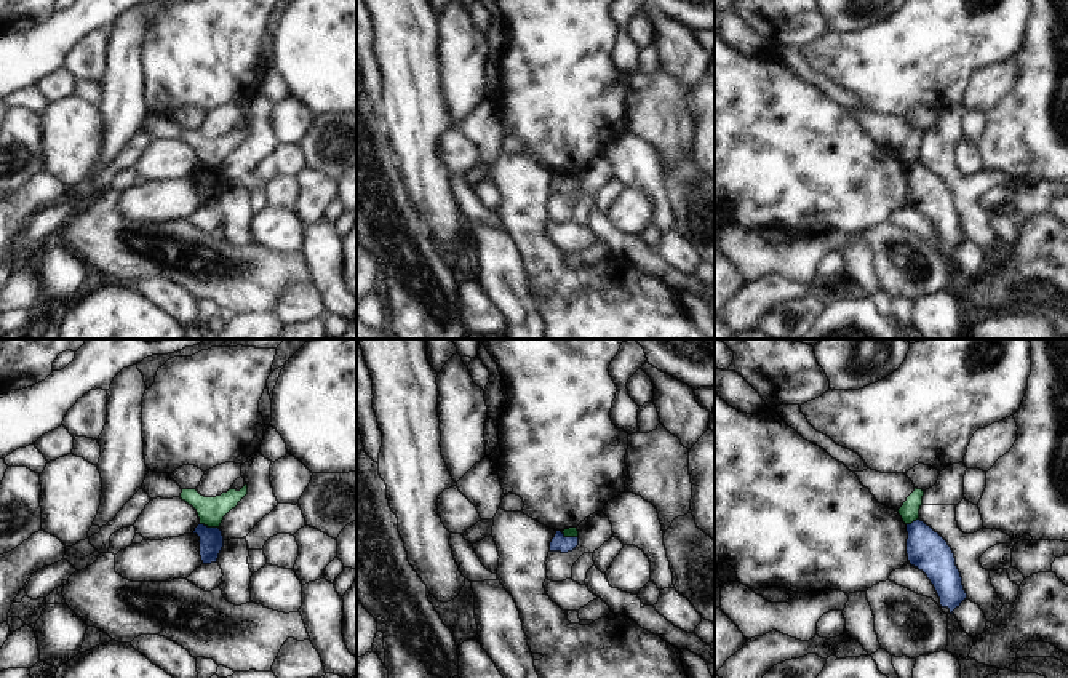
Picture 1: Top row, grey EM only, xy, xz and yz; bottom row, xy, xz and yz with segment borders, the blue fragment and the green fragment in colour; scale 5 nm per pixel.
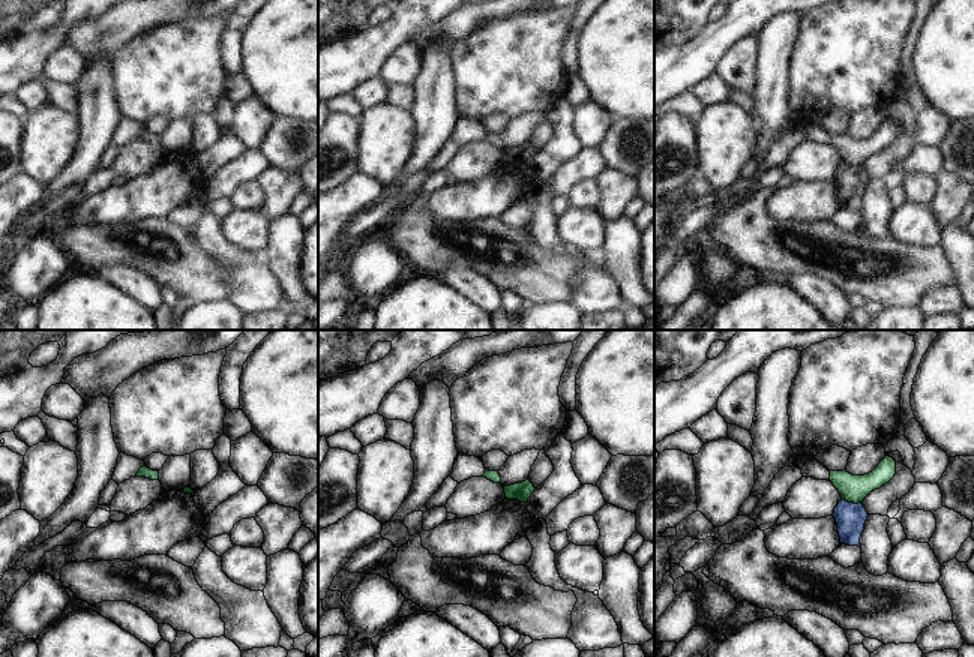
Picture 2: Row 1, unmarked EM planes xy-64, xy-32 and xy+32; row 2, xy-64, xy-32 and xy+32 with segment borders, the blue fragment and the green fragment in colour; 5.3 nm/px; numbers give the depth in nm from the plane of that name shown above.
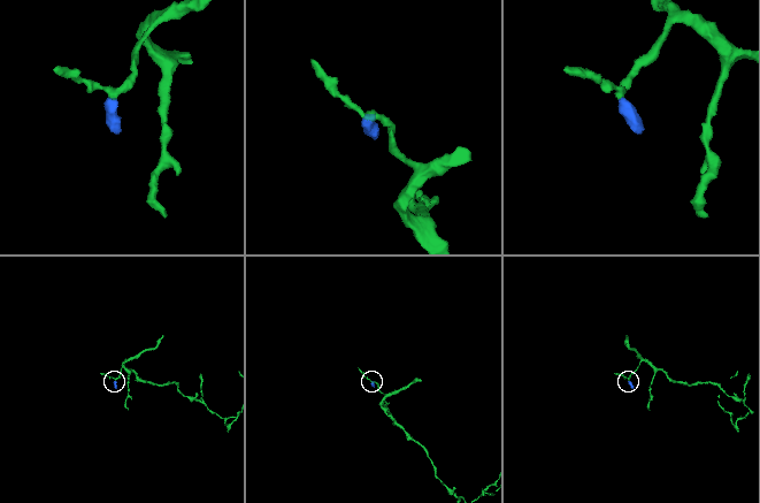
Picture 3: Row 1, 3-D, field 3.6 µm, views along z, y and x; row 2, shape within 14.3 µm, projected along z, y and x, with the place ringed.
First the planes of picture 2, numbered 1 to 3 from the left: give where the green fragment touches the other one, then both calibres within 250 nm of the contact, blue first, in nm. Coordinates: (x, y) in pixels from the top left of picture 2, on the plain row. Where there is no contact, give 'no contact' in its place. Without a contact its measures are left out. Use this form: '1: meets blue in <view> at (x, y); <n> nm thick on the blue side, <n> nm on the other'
1: no contact
2: no contact
3: meets blue in xy+32 at (851, 167); 160 nm thick on the blue side, 140 nm on the other

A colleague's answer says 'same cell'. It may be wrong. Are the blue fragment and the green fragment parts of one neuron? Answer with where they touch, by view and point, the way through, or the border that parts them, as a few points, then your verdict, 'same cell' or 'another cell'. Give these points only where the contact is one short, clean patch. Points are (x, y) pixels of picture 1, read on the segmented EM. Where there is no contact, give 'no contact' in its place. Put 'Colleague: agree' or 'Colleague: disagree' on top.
Colleague: disagree
meets blue in xy at (210, 528); border along xy (200, 523), (218, 528); another cell

